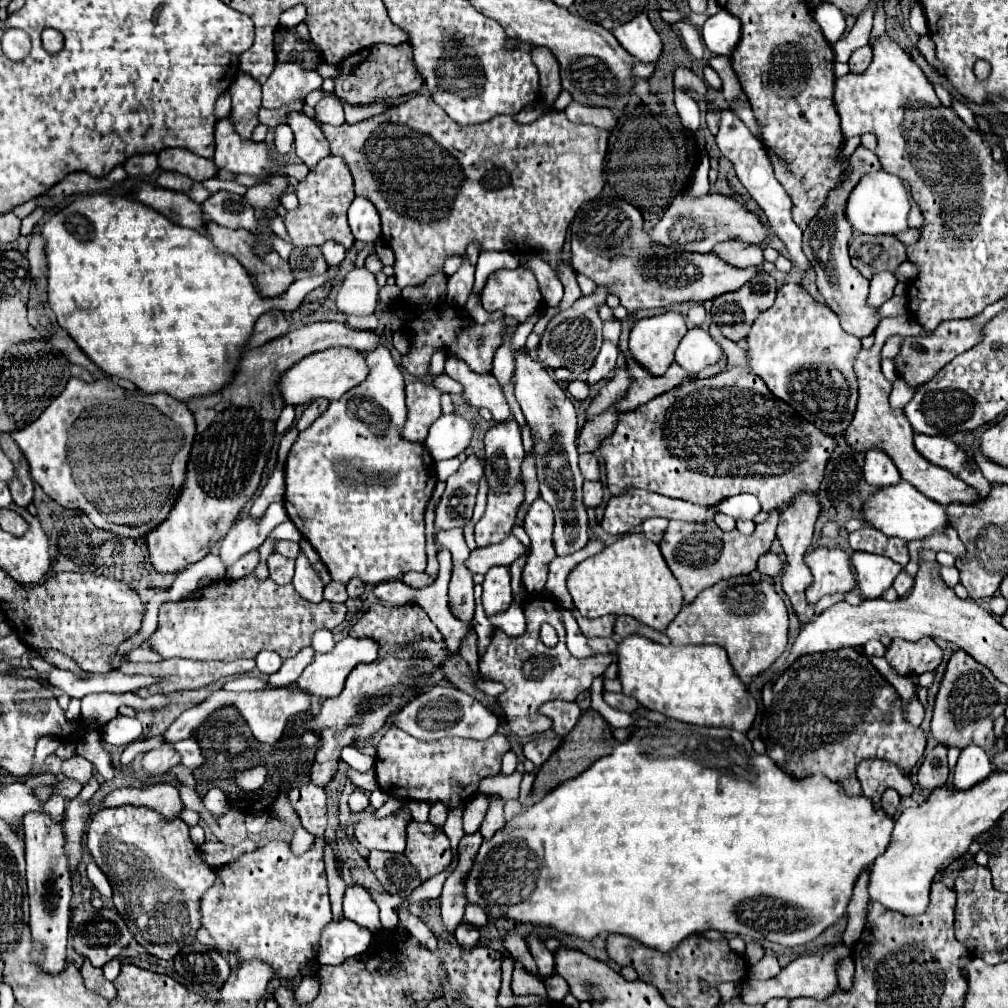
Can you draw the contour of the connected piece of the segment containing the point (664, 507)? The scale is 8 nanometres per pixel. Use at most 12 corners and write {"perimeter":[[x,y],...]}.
{"perimeter":[[630,489],[610,499],[602,529],[624,535],[650,517],[712,519],[716,507]]}

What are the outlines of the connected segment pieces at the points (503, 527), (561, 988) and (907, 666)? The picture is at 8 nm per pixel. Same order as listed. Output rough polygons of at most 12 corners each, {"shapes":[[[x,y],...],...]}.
{"shapes":[[[524,483],[488,491],[476,545],[502,543],[524,501]],[[560,975],[544,979],[548,997],[560,1001],[568,995],[568,983]],[[894,639],[886,661],[898,675],[922,675],[942,661],[934,639]]]}

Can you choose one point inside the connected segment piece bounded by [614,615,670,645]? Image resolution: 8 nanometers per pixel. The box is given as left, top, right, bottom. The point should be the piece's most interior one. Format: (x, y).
(625, 626)

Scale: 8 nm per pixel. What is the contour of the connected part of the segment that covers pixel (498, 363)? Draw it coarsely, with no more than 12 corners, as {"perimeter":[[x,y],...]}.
{"perimeter":[[535,313],[521,323],[494,355],[498,379],[514,419],[524,427],[524,415],[510,383],[515,351],[525,350],[534,325],[545,313]]}

